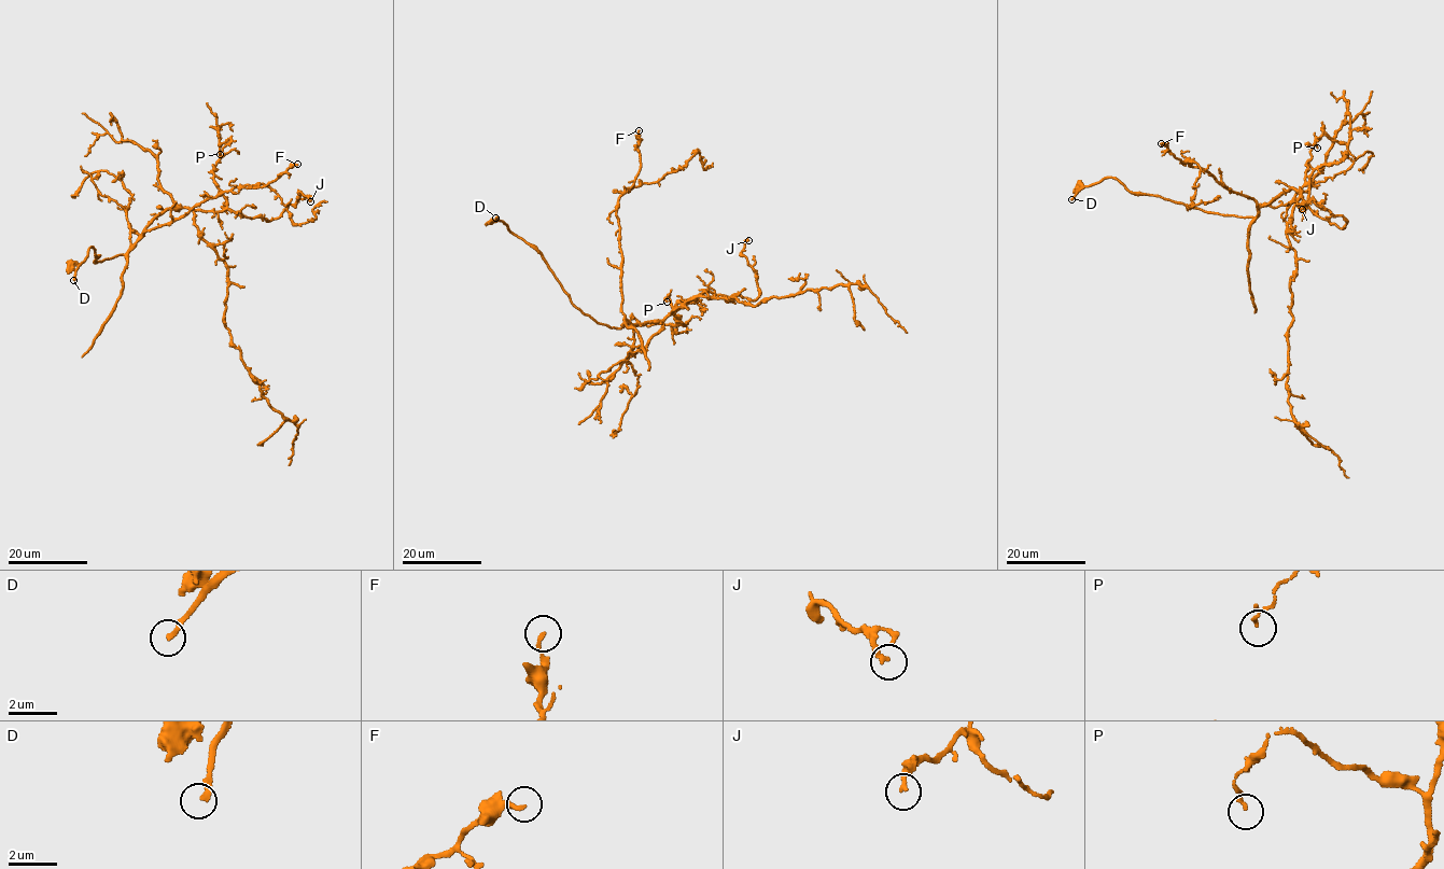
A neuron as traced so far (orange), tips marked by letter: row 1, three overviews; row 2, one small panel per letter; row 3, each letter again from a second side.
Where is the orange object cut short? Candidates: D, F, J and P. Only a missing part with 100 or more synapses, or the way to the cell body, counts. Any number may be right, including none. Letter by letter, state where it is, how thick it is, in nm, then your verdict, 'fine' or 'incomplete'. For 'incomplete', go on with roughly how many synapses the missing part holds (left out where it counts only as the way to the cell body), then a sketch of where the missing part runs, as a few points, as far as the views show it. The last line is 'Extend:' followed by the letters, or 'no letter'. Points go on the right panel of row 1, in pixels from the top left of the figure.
D: (1071, 199) | 240 nm | fine
F: (1161, 143) | 150 nm | fine
J: (1302, 209) | 200 nm | fine
P: (1317, 148) | 120 nm | fine
Extend: no letter

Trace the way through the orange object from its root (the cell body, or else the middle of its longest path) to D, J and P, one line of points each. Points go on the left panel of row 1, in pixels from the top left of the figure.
D: (179, 208), (165, 209), (153, 218), (125, 254), (95, 263), (99, 255), (96, 258), (90, 247), (73, 280)
J: (179, 208), (229, 209), (268, 221), (279, 216), (290, 204), (294, 205), (300, 193), (310, 201)
P: (179, 208), (215, 211), (226, 207), (225, 197), (211, 172), (219, 160), (219, 145), (230, 139), (220, 154)

